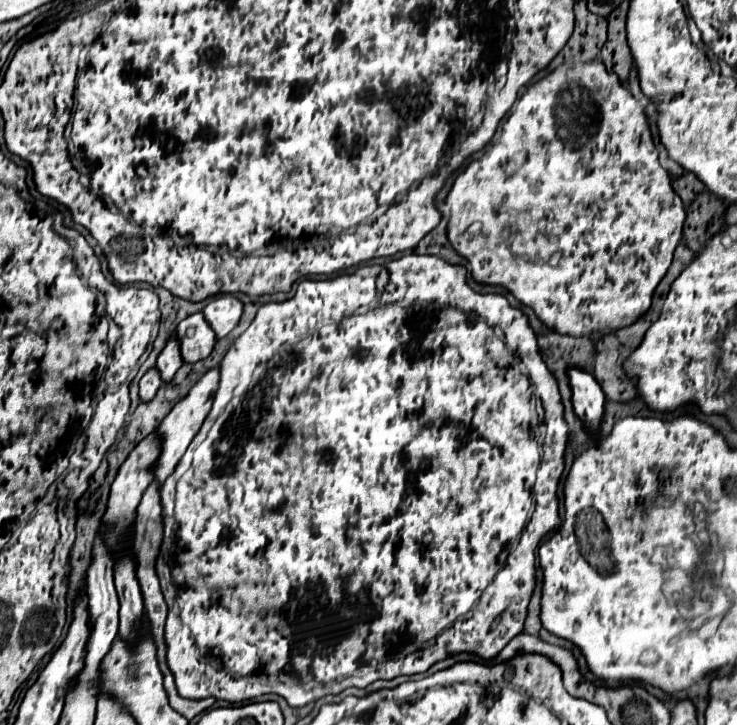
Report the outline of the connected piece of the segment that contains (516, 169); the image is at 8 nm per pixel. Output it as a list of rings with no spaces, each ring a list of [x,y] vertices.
[[[601,60],[577,62],[577,64],[565,62],[565,64],[557,66],[553,72],[549,72],[545,78],[541,78],[539,82],[529,86],[523,92],[523,96],[517,100],[507,122],[503,124],[501,136],[491,144],[491,148],[487,148],[483,152],[483,156],[479,160],[471,160],[465,166],[465,170],[461,174],[457,174],[453,188],[449,190],[445,202],[449,204],[449,224],[447,224],[449,242],[457,250],[459,256],[469,260],[469,272],[471,272],[473,280],[479,284],[507,288],[521,304],[533,308],[535,316],[547,328],[555,330],[557,334],[569,334],[569,336],[591,336],[595,332],[611,334],[617,328],[625,328],[625,326],[631,326],[633,322],[637,322],[637,318],[641,318],[649,310],[653,292],[655,292],[657,284],[661,282],[661,278],[665,276],[667,268],[671,266],[673,252],[681,240],[681,230],[683,230],[683,222],[685,222],[683,202],[675,194],[675,190],[671,188],[669,172],[659,164],[659,152],[655,150],[653,136],[649,130],[649,120],[647,120],[643,106],[621,84],[617,74],[613,74],[605,68],[605,64]]]

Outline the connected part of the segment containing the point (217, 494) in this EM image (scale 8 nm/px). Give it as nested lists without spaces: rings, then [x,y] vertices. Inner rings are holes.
[[[405,254],[401,258],[389,260],[383,266],[359,266],[353,272],[341,274],[331,280],[299,282],[297,294],[291,300],[269,302],[257,310],[251,326],[231,345],[219,367],[219,380],[225,398],[233,400],[227,400],[225,410],[221,410],[205,440],[193,449],[193,460],[188,471],[178,482],[177,478],[169,478],[161,488],[165,530],[161,552],[169,552],[165,550],[165,546],[171,546],[173,542],[173,506],[177,514],[177,554],[173,554],[171,562],[173,582],[167,562],[157,562],[157,574],[161,580],[165,602],[169,606],[169,618],[165,624],[167,666],[173,672],[177,692],[183,698],[201,700],[213,696],[217,700],[235,704],[241,700],[257,698],[261,694],[277,694],[277,682],[321,682],[321,686],[313,688],[311,698],[301,698],[301,694],[279,690],[289,706],[301,708],[317,700],[323,692],[339,694],[349,686],[365,688],[375,680],[393,680],[397,676],[427,672],[435,662],[445,660],[451,654],[469,652],[481,656],[483,660],[491,660],[509,644],[509,640],[521,634],[527,618],[527,606],[535,590],[535,561],[539,542],[544,535],[557,530],[561,524],[557,486],[565,468],[563,456],[569,438],[557,380],[547,368],[542,354],[539,354],[535,332],[531,330],[521,310],[511,308],[509,302],[499,294],[481,296],[471,290],[465,282],[465,268],[461,266],[451,266],[437,256]],[[265,362],[269,362],[267,368],[263,368]],[[535,394],[545,406],[547,424],[547,436],[543,440],[541,452]],[[230,417],[233,418],[233,430],[223,430]],[[223,473],[230,476],[229,480],[223,480]],[[173,584],[177,590],[181,618],[177,618]],[[239,600],[241,612],[237,610]],[[469,610],[473,610],[473,616],[461,620],[461,616]]]

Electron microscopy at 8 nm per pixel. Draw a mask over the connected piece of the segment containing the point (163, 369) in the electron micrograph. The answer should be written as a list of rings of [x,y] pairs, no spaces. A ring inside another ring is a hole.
[[[173,338],[167,342],[167,346],[163,348],[163,352],[157,358],[157,370],[159,370],[161,380],[171,382],[175,372],[181,368],[181,364],[183,364],[183,360],[179,354],[179,342]]]

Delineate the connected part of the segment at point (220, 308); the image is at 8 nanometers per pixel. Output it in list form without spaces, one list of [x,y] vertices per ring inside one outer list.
[[[217,296],[203,308],[203,316],[213,328],[217,340],[225,338],[237,326],[241,312],[243,304],[233,296]]]

